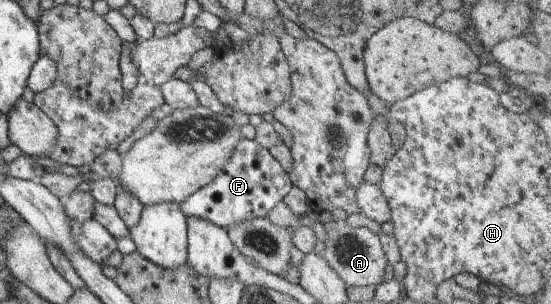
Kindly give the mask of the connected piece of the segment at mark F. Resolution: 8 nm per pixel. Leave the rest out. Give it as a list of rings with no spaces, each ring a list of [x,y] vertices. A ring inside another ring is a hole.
[[[245,138],[234,149],[220,174],[179,205],[185,217],[205,218],[227,230],[233,224],[250,223],[257,216],[267,216],[291,188],[289,174],[271,156],[269,150],[255,140]]]

